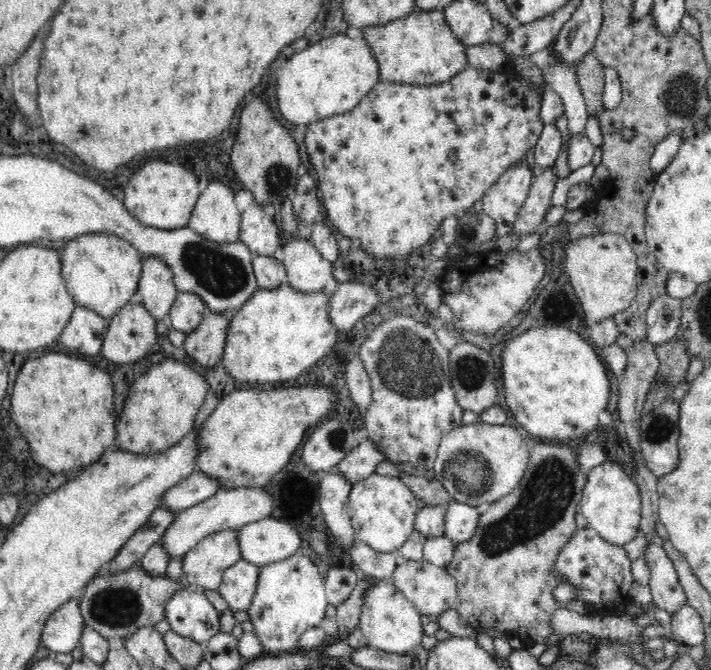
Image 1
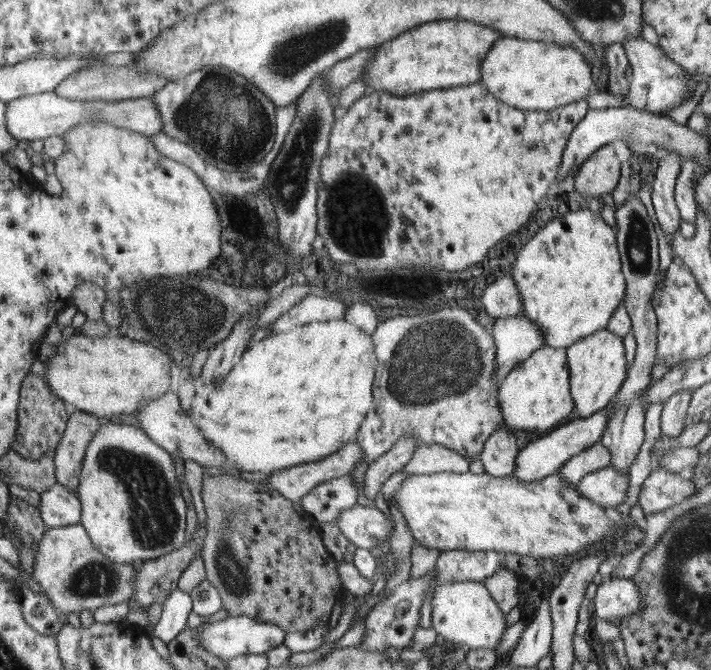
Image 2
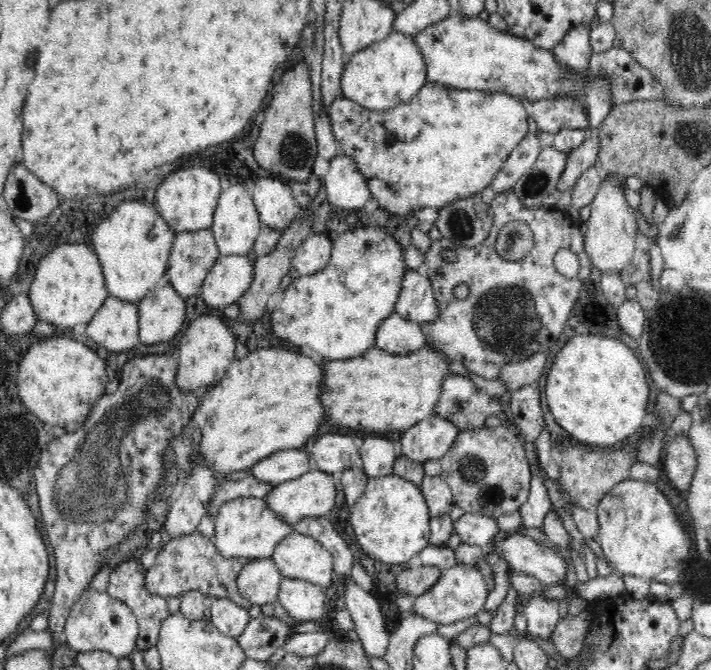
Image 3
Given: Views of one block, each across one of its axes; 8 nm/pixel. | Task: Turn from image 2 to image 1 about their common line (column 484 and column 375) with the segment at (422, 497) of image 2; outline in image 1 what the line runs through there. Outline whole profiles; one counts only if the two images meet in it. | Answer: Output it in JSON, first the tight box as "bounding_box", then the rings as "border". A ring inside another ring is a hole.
{"bounding_box":[348,472,419,552],"border":[[[374,472],[364,480],[353,483],[348,496],[348,516],[355,538],[380,552],[398,551],[413,533],[414,518],[419,510],[417,499],[400,478]]]}

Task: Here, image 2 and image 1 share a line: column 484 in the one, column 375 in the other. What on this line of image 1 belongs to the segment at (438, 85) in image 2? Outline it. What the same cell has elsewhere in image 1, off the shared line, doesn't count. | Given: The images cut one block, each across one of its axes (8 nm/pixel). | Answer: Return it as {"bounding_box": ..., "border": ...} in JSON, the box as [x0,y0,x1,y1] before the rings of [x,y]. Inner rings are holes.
{"bounding_box":[362,9,468,85],"border":[[[415,9],[384,25],[362,28],[363,38],[376,57],[380,80],[404,85],[438,85],[448,82],[468,66],[467,46],[454,37],[443,11]]]}

